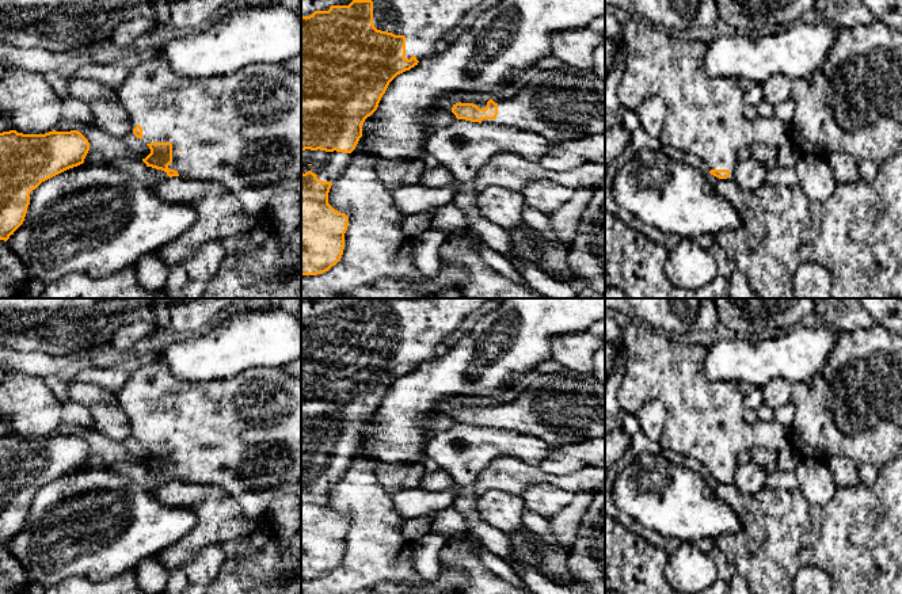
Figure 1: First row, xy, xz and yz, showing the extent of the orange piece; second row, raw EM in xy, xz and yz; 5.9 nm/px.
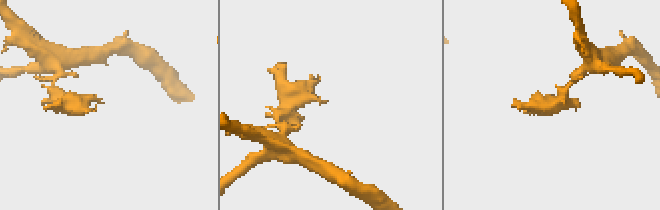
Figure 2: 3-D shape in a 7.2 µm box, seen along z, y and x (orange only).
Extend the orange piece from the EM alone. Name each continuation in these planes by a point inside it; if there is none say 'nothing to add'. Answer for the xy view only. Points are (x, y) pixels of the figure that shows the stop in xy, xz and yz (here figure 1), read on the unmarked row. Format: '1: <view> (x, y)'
1: xy (243, 434)

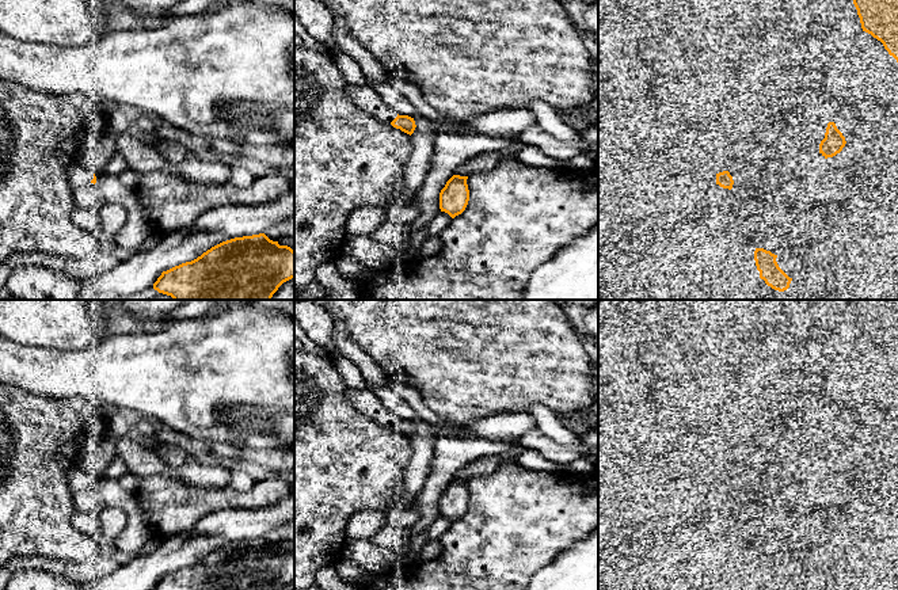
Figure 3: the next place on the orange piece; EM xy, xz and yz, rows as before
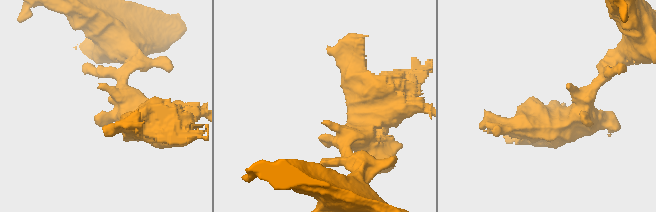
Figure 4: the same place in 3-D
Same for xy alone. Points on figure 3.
1: xy (77, 480)

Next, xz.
1: xz (366, 402)

